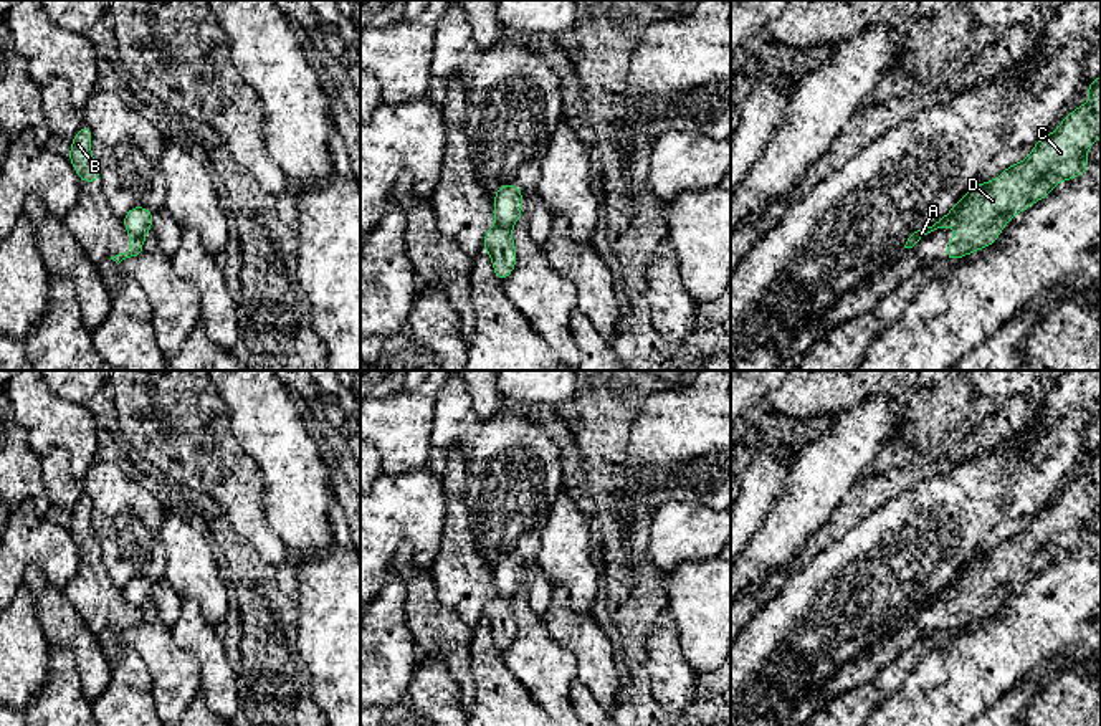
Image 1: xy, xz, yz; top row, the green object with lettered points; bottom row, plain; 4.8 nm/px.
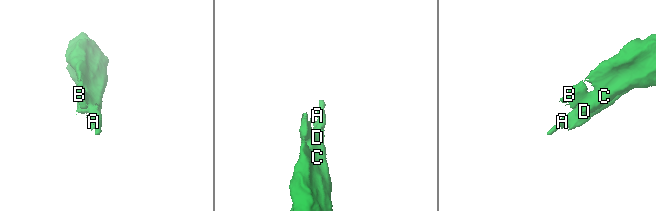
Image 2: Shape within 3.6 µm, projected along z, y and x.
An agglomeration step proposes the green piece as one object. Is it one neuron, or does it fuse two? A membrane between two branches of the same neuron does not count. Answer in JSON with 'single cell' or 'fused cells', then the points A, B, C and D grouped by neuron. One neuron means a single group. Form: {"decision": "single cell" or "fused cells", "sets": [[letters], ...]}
{"decision": "fused cells", "sets": [["A"], ["B", "C", "D"]]}

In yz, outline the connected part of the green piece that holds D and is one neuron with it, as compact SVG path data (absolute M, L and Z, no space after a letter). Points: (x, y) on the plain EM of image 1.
M1101 445L1084 458L1091 468L1061 494L1037 511L1030 526L987 554L979 554L951 594L956 599L944 630L960 630L997 612L1005 595L1032 574L1050 566L1060 551L1073 551L1089 539L1084 529L1101 506Z

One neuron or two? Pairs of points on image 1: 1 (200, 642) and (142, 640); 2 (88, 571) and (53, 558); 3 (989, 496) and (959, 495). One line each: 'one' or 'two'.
1: two
2: two
3: one

